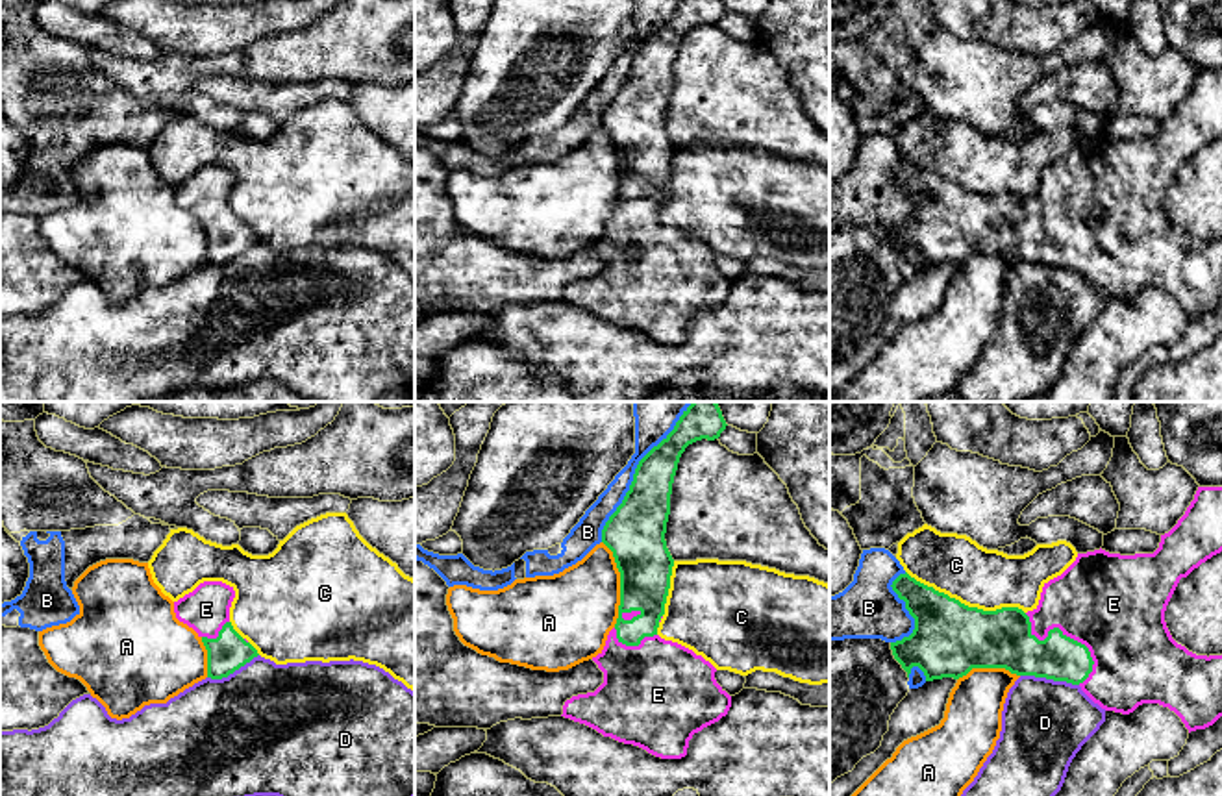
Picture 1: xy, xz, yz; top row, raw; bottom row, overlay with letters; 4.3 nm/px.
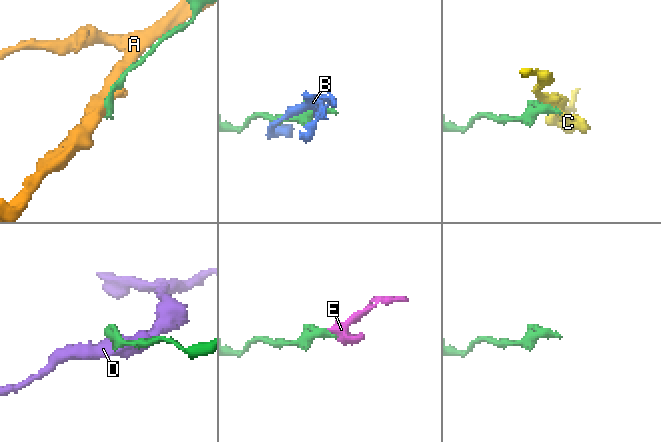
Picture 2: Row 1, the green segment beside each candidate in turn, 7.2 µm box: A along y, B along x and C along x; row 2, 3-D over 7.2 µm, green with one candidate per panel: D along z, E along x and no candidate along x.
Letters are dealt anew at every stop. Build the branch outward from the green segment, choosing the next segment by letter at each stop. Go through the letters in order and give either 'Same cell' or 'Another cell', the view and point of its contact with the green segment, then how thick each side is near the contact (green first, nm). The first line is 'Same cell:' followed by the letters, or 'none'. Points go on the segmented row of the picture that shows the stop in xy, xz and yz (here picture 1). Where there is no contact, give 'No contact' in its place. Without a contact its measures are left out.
Same cell: E
A: Another cell. Touches green at xz (621, 584). Thickness 260 nm (green) against 360 nm
B: Another cell. Touches green at xz (635, 472). Thickness 240 nm (green) against 180 nm
C: Another cell. Touches green at yz (963, 604). Thickness 320 nm (green) against 260 nm
D: Another cell. Touches green at yz (1050, 678). Thickness 240 nm (green) against 380 nm
E: Same cell. Touches green at yz (1065, 635). Thickness 220 nm (green) against 440 nm

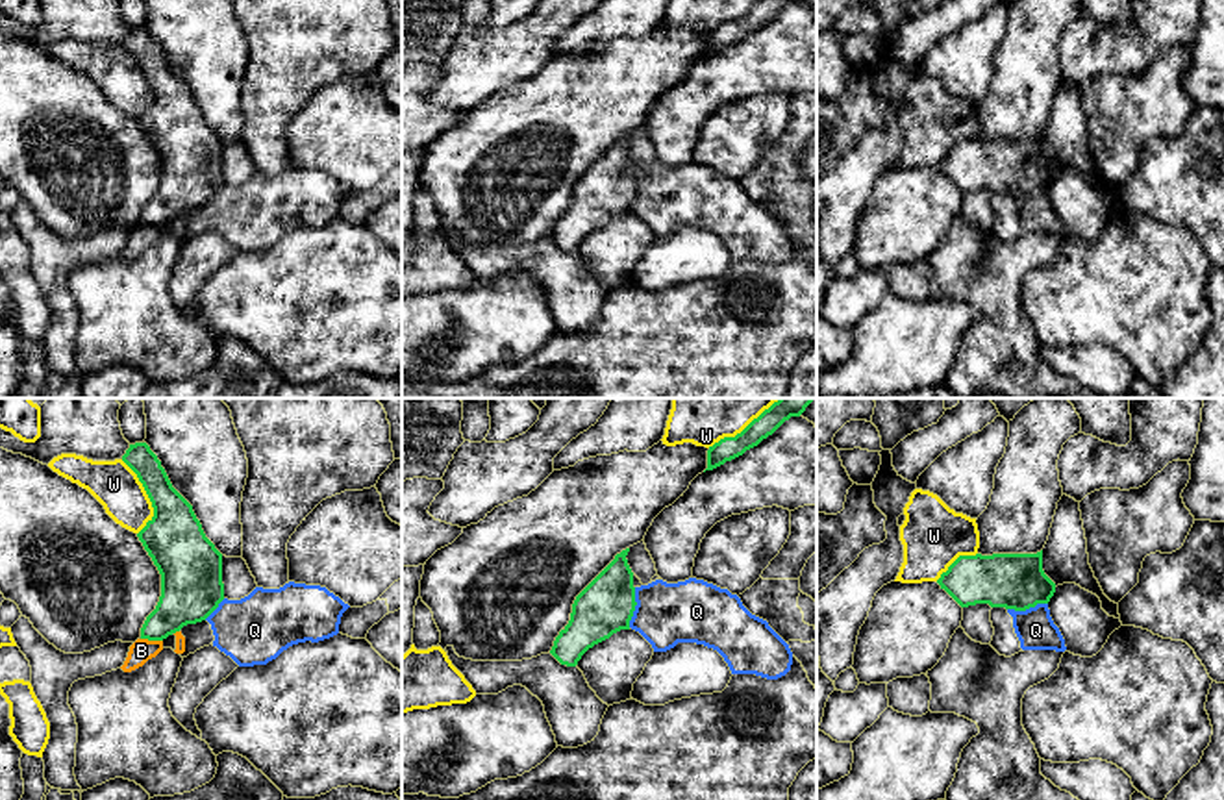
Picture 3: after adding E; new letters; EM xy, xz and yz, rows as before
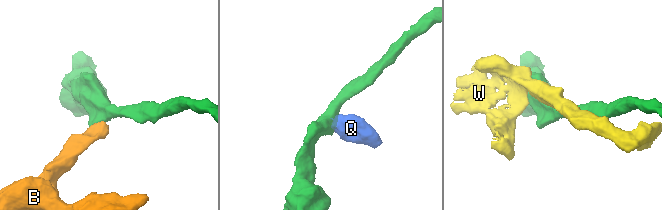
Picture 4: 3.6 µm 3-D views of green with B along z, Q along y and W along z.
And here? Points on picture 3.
Same cell: none
B: Another cell. Touches green at xy (152, 639). Thickness 240 nm (green) against 100 nm
Q: Another cell. Touches green at xz (634, 608). Thickness 240 nm (green) against 280 nm
W: Another cell. Touches green at xy (149, 497). Thickness 260 nm (green) against 200 nm

